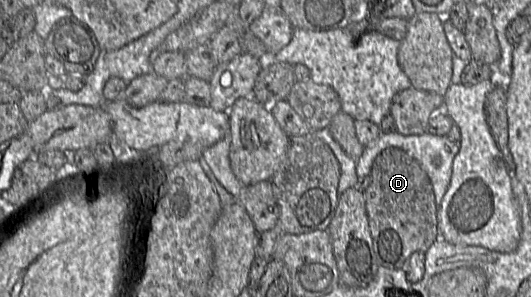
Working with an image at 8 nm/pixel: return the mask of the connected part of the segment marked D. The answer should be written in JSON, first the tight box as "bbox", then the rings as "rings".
{"bbox":[364,147,439,269],"rings":[[[388,147],[375,158],[371,183],[364,191],[368,225],[379,266],[399,269],[414,252],[424,252],[439,236],[432,182],[406,150]]]}

